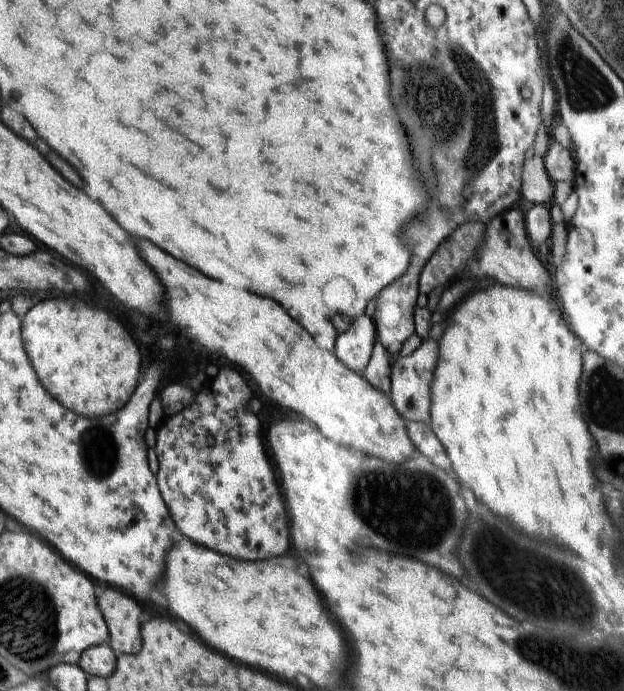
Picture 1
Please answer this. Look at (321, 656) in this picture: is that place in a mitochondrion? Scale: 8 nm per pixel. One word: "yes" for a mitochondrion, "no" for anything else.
no

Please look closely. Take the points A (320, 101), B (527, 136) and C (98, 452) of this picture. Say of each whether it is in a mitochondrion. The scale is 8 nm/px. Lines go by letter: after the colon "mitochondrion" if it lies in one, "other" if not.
A: other
B: other
C: mitochondrion

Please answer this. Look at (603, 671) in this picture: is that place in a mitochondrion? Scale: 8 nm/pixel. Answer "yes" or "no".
yes

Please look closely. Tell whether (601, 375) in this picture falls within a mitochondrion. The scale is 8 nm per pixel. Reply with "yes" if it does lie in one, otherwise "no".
yes

